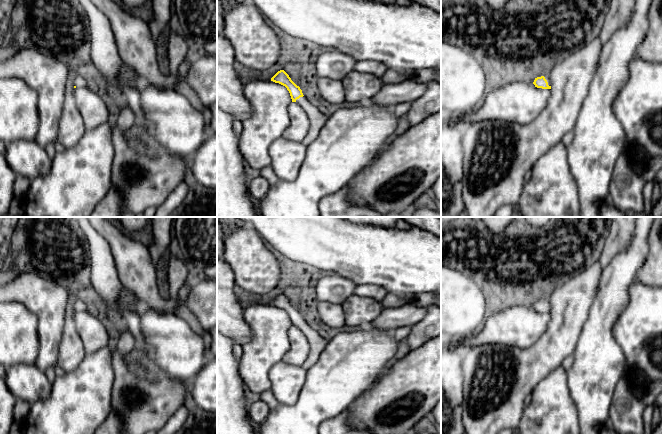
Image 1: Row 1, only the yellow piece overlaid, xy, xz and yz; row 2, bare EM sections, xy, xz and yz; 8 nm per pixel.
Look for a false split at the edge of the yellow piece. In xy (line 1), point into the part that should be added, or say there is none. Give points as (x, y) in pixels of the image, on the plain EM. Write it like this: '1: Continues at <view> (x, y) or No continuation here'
1: Continues at xy (79, 305)

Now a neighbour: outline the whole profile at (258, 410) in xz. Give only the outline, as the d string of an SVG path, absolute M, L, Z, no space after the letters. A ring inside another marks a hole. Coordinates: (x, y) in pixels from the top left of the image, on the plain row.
M257 397L251 399L248 405L248 417L251 422L262 424L266 420L269 412L270 409L267 403Z

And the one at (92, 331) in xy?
M76 311L73 318L86 354L95 353L108 346L108 332L104 324L95 315L89 311Z

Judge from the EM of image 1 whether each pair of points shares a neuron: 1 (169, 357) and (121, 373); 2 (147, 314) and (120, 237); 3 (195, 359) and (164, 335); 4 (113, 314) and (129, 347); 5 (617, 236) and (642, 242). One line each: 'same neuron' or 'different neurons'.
1: different neurons
2: different neurons
3: same neuron
4: different neurons
5: different neurons

